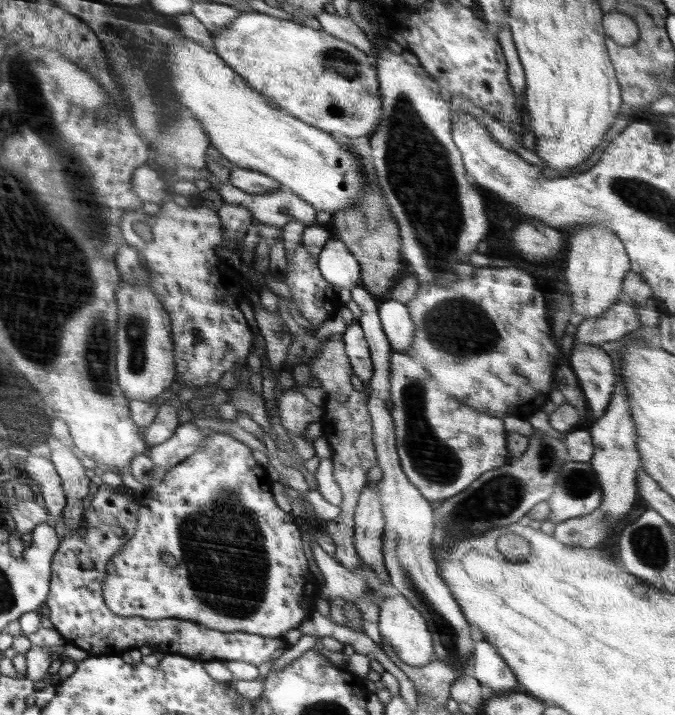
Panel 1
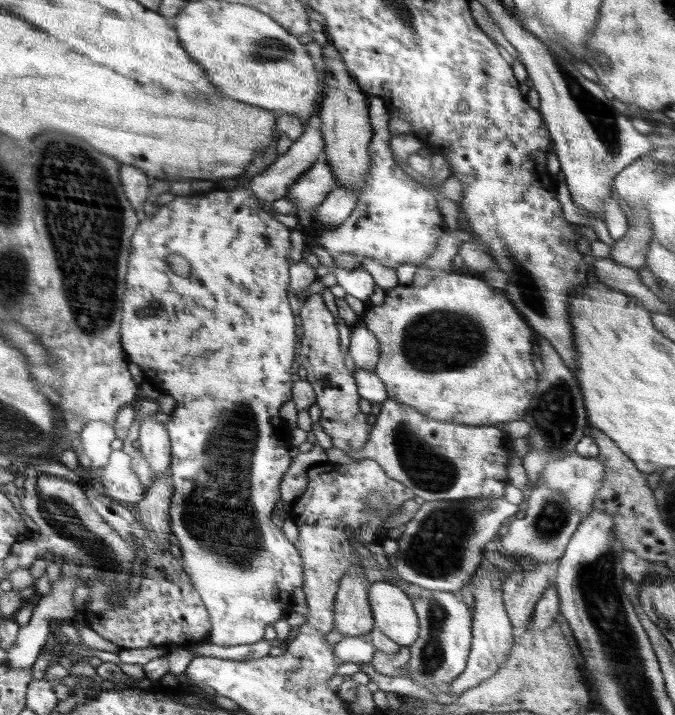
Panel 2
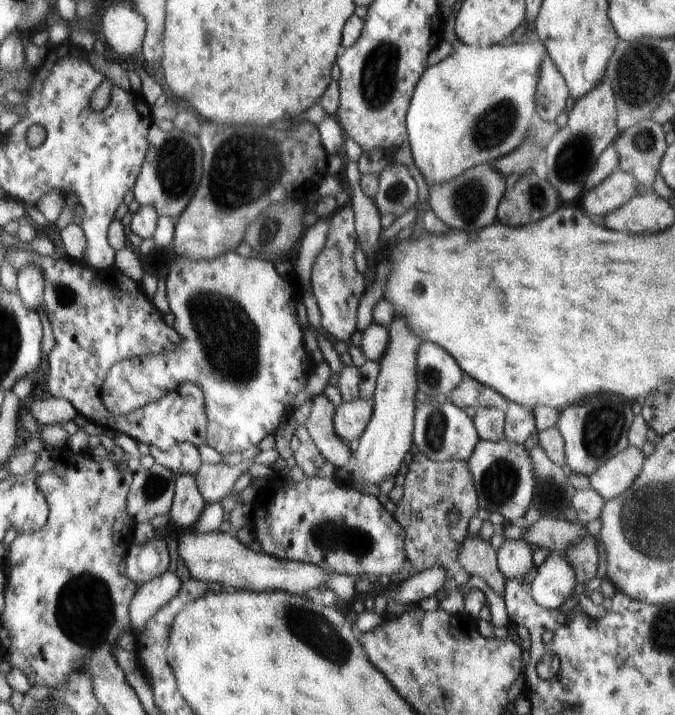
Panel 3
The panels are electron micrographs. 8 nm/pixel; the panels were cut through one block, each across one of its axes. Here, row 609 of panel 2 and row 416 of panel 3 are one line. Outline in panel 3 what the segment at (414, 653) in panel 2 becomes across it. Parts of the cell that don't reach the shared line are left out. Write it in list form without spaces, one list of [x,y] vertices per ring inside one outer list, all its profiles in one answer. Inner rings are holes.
[[[447,398],[425,402],[416,399],[413,444],[415,450],[420,451],[430,460],[434,462],[467,461],[480,439],[473,418],[468,417],[460,406],[452,404]]]

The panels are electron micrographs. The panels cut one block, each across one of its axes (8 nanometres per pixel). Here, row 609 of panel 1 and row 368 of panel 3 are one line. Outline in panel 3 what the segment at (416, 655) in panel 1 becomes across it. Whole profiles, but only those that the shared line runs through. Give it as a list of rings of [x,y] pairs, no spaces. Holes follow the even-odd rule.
[[[394,315],[388,331],[390,342],[386,354],[379,362],[372,418],[366,425],[356,451],[353,452],[356,464],[351,471],[353,484],[362,491],[366,486],[380,484],[383,480],[394,478],[400,473],[404,456],[415,449],[413,444],[414,417],[416,412],[416,352],[424,340],[418,338],[404,321]]]

